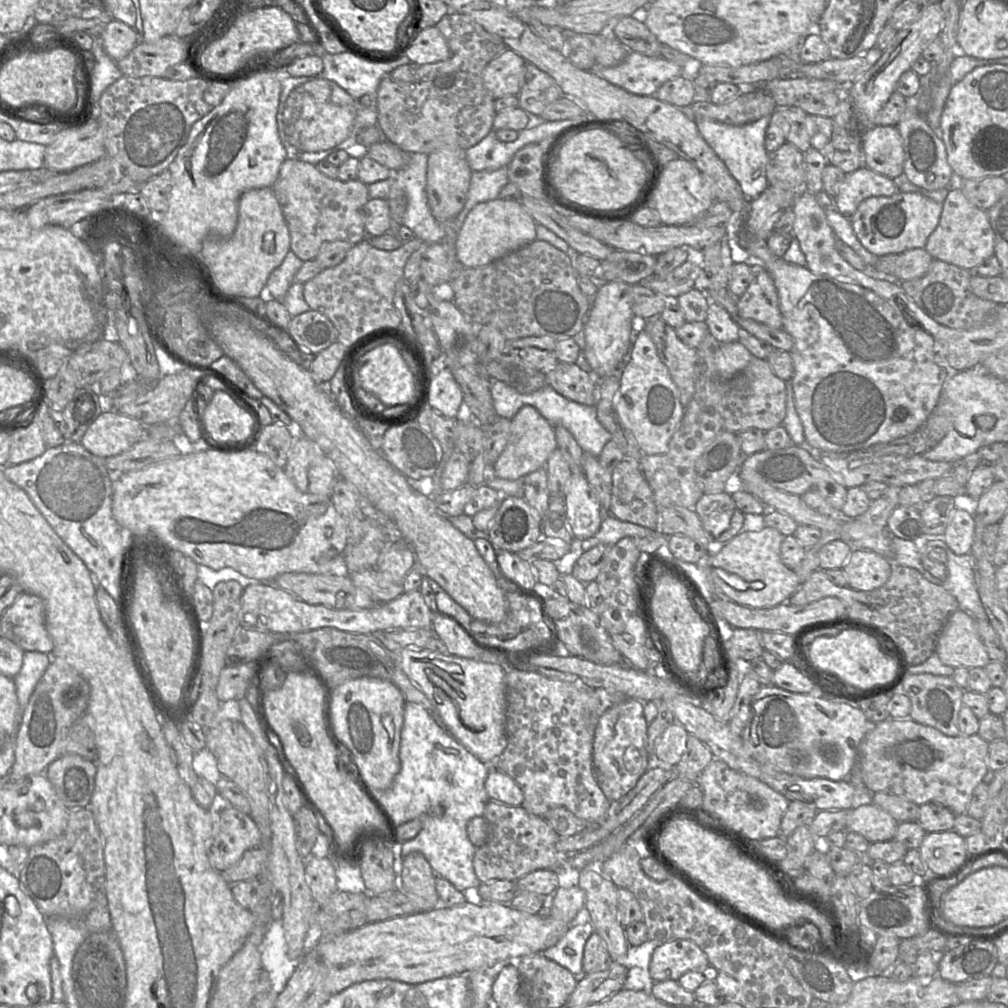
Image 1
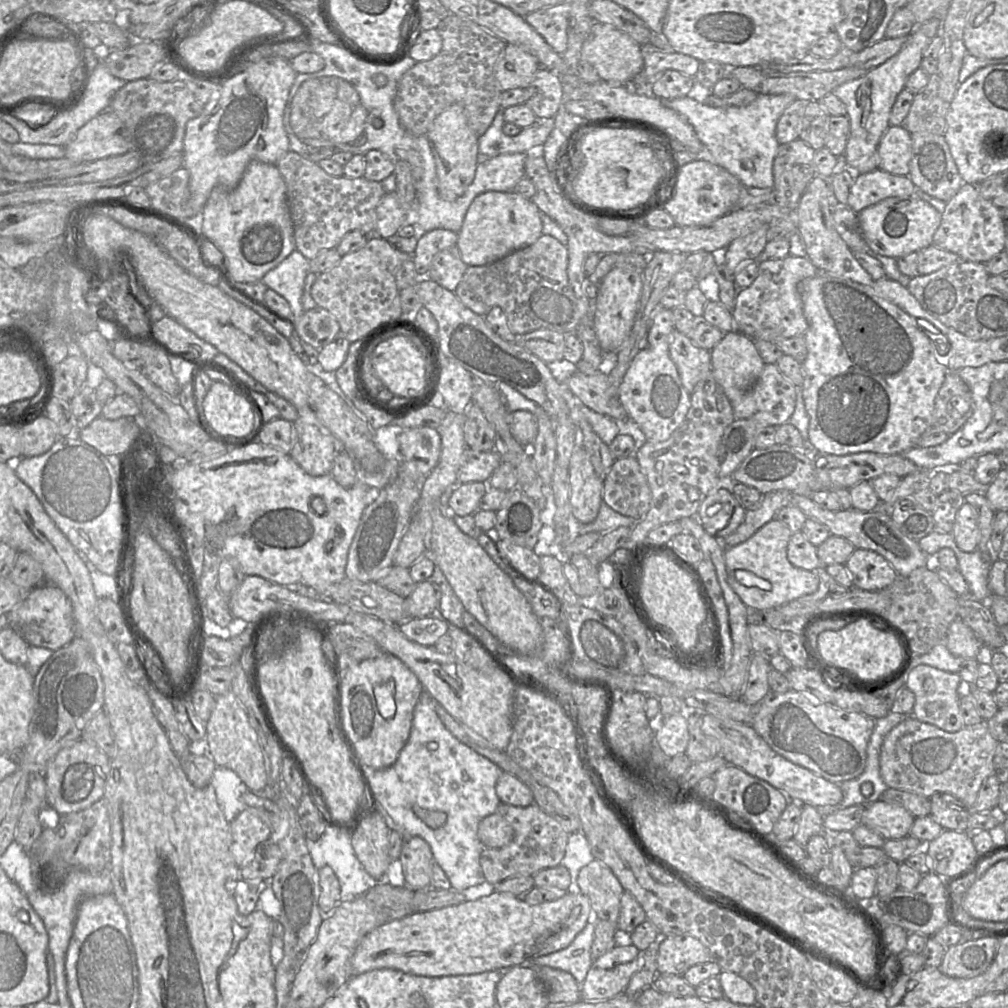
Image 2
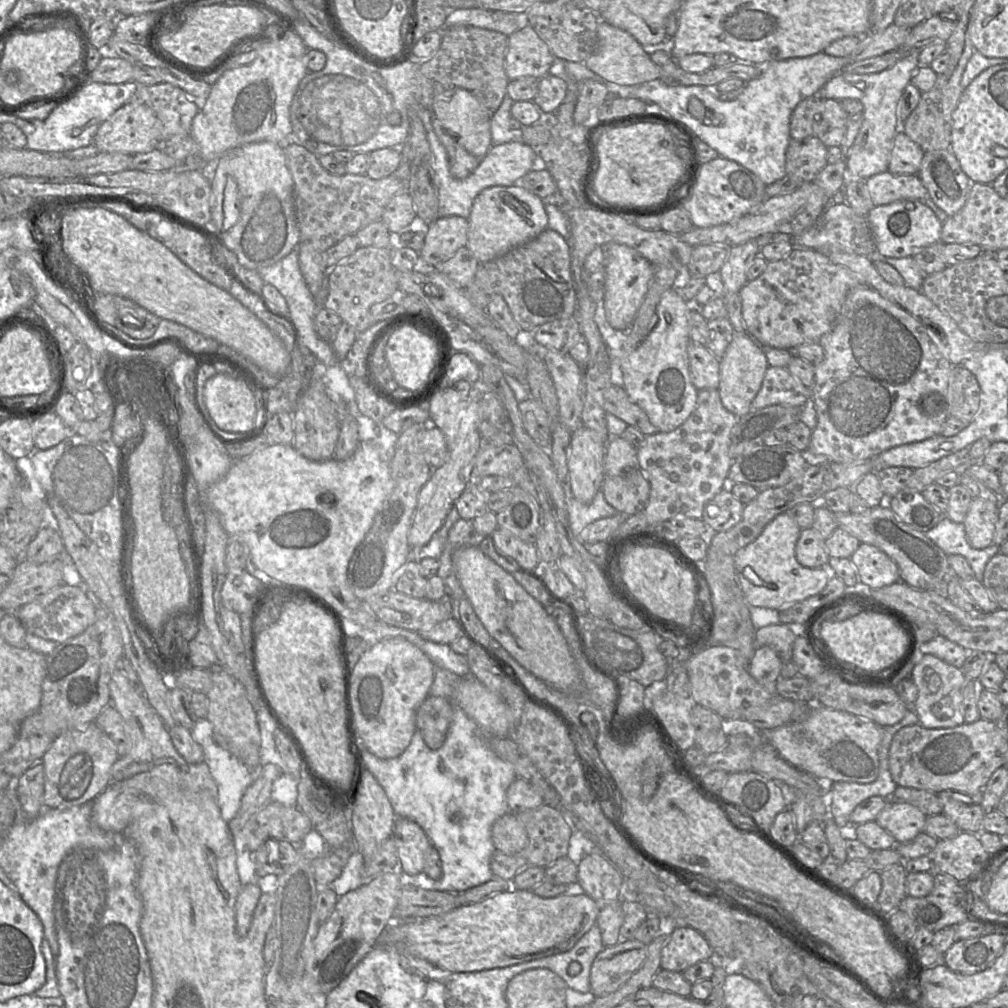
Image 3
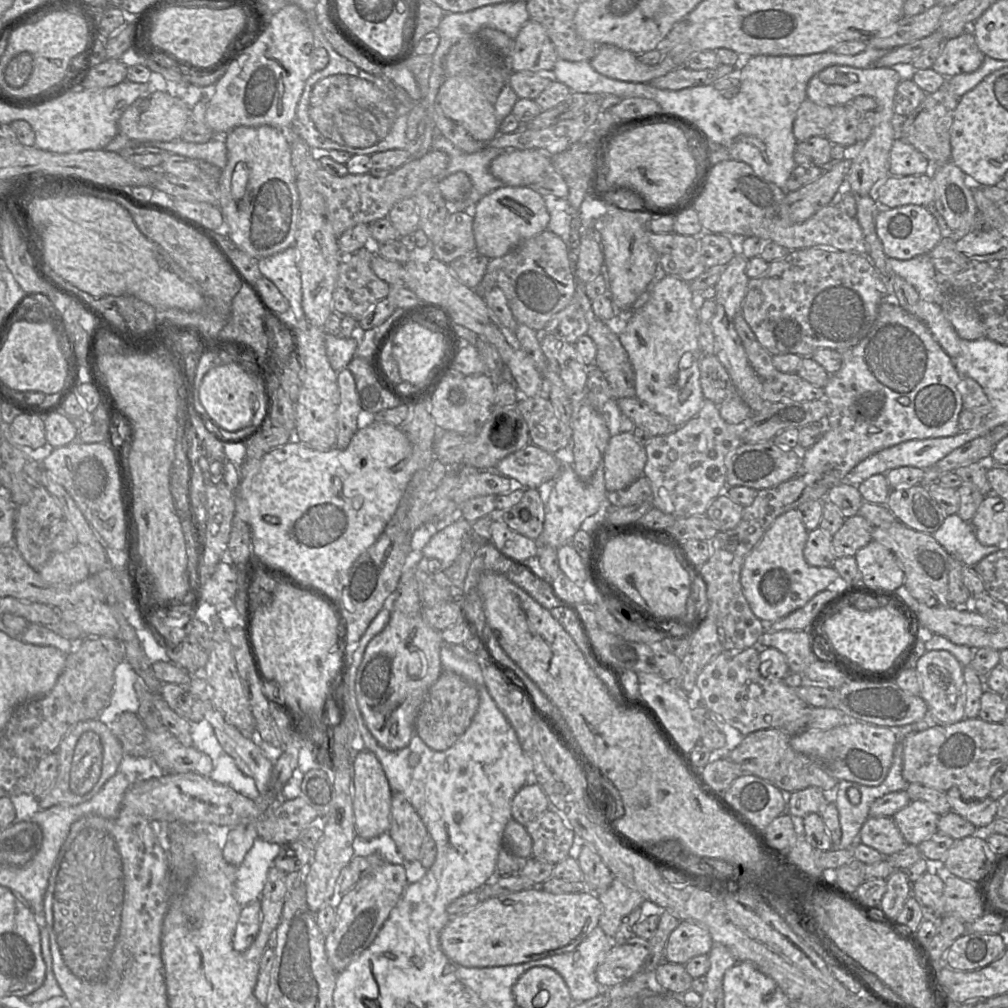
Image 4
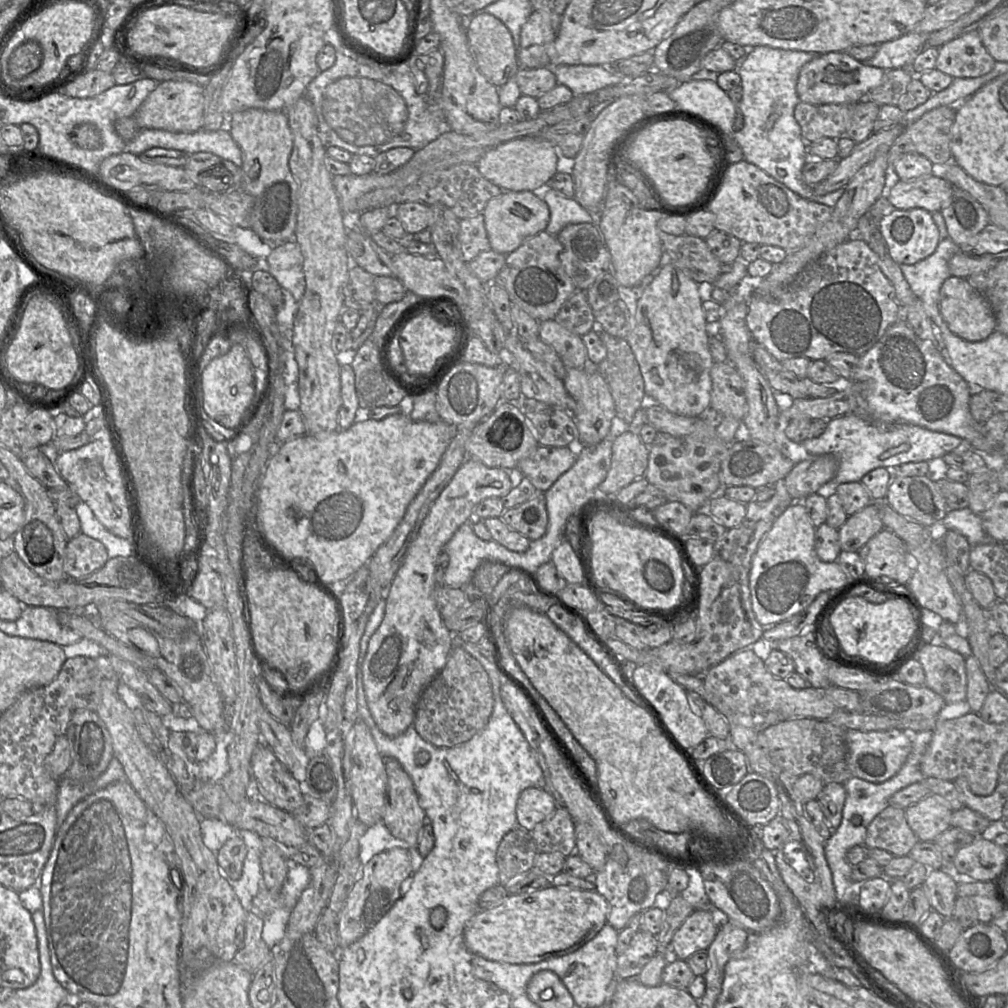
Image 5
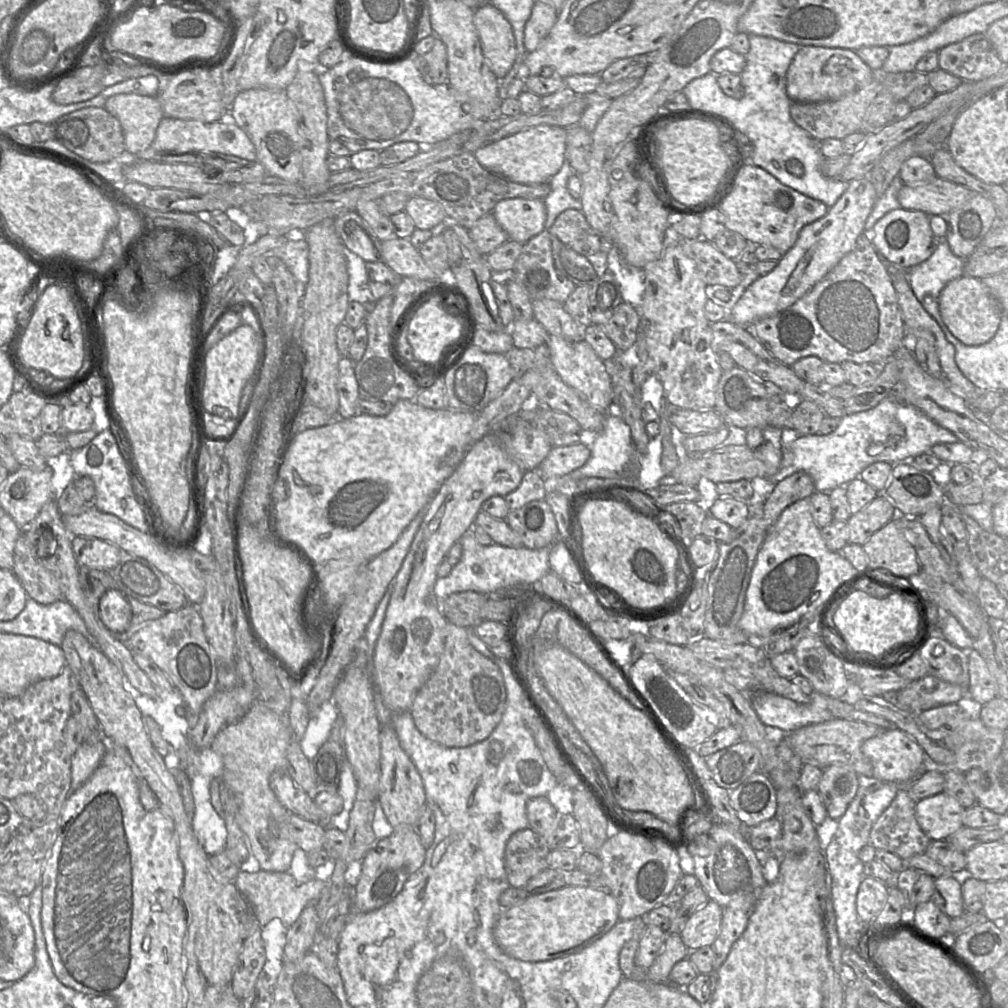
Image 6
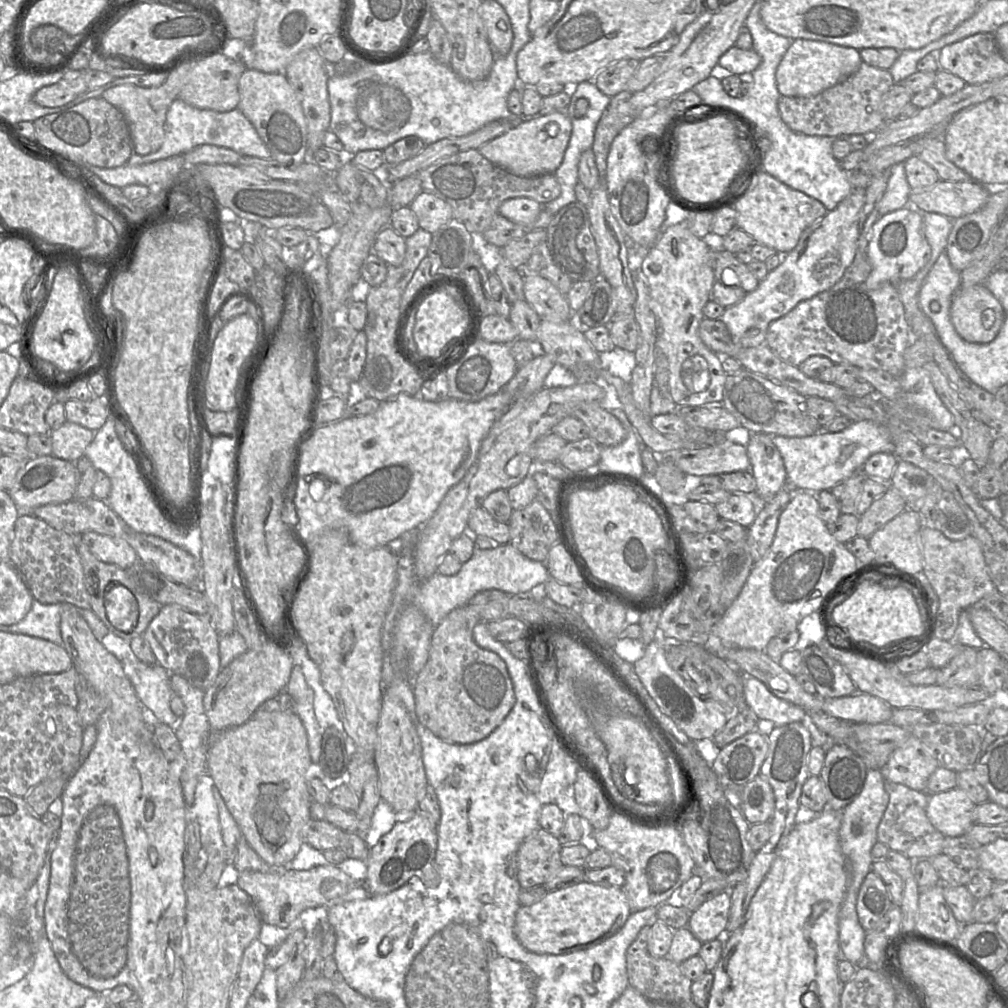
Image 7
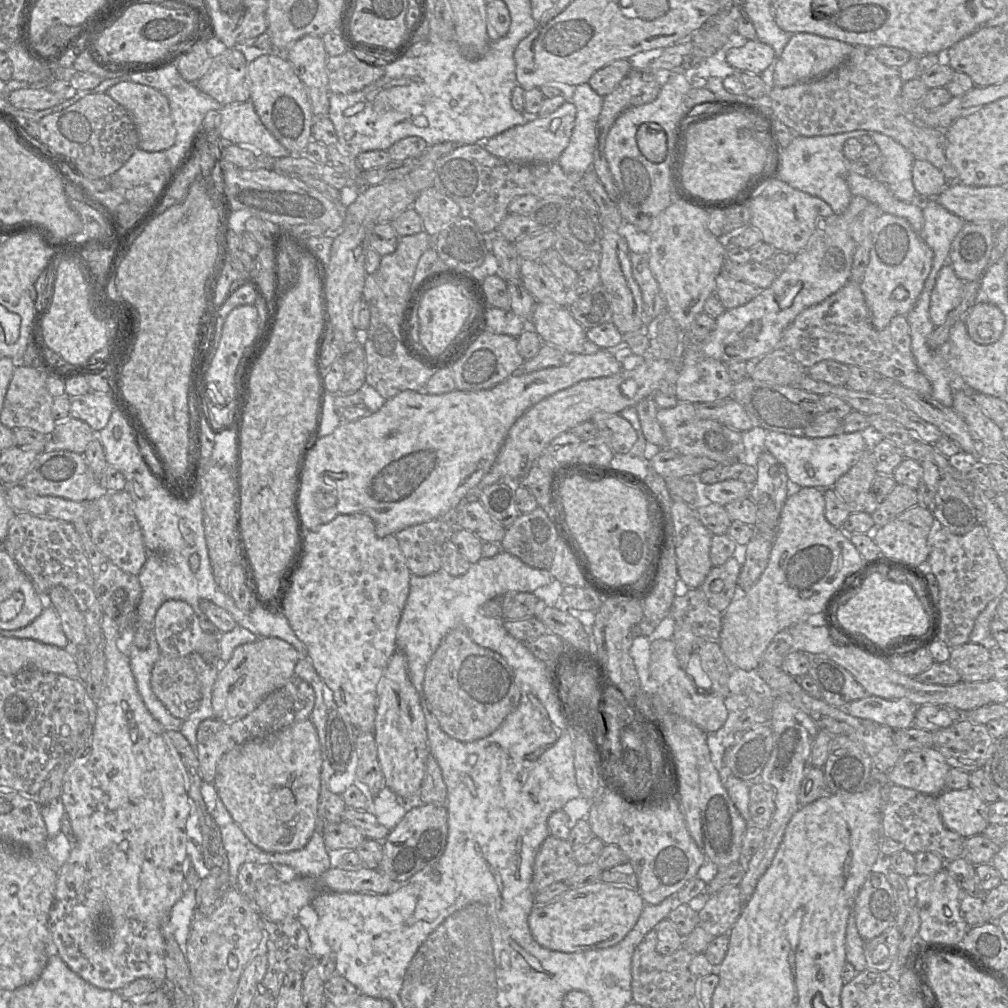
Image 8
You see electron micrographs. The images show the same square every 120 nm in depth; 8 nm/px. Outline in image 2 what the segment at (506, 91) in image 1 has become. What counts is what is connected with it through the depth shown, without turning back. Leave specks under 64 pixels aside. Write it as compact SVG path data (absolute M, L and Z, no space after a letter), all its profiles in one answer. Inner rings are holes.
M507 44L495 65L495 76L502 91L528 88L540 68L537 58L529 51Z

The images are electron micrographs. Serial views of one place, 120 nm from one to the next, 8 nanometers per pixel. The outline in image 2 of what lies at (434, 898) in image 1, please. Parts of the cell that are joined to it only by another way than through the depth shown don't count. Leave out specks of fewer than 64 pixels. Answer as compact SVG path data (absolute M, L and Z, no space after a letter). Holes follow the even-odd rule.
M413 836L402 845L399 860L407 886L414 890L425 889L431 882L431 863L434 860L429 844Z

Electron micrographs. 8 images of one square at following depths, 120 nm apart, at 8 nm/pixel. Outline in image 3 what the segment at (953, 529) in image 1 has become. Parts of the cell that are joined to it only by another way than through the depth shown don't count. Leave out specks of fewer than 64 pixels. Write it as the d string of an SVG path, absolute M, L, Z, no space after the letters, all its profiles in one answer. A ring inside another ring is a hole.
M973 498L963 525L968 543L975 549L984 549L993 544L998 507L987 500Z

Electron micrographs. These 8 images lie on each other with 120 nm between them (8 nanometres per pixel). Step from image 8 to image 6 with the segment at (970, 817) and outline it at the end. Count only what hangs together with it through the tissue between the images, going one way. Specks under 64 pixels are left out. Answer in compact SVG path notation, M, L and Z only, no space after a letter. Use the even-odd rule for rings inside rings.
M946 792L924 798L915 805L916 820L931 840L944 840L963 827L965 808Z

